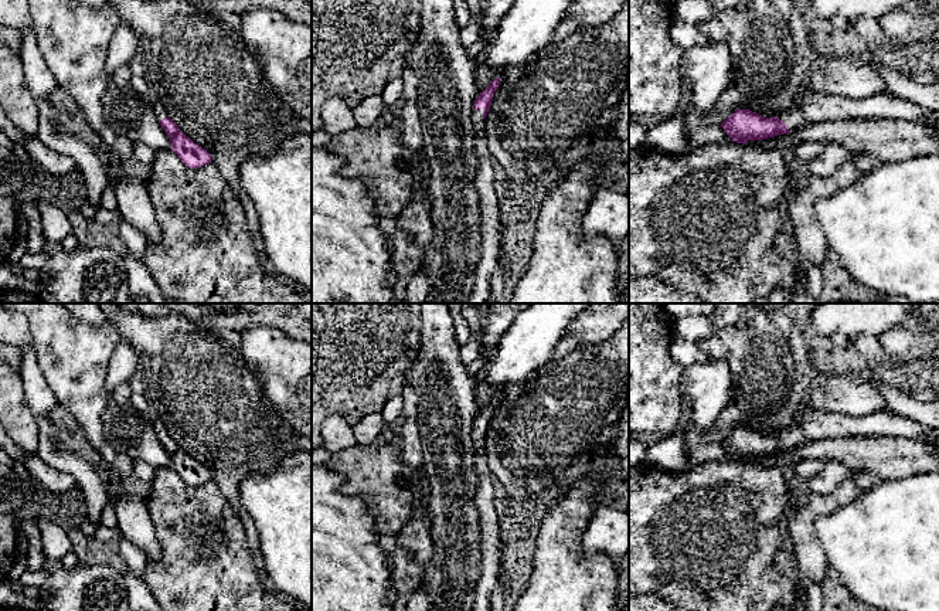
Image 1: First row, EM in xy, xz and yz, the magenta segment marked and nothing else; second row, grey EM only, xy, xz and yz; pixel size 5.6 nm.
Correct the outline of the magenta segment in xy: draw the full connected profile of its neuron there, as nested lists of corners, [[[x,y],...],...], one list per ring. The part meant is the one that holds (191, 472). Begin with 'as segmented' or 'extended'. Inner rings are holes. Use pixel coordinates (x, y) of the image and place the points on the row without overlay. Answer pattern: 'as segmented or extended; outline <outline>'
extended; outline [[[153,420],[152,422],[156,435],[170,456],[170,466],[187,485],[198,486],[211,479],[211,472],[178,447],[178,444],[167,434],[167,430],[160,420]]]

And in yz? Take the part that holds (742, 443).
extended; outline [[[803,411],[800,421],[775,435],[765,435],[749,427],[735,427],[721,445],[732,459],[763,458],[797,448],[810,439],[891,435],[904,438],[939,438],[939,430],[919,421],[878,411],[868,415],[847,415],[836,411]]]

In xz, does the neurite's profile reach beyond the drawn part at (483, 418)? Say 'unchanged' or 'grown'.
grown

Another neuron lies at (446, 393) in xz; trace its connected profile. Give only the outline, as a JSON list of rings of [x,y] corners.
[[[448,303],[419,306],[421,346],[406,384],[418,394],[415,421],[423,449],[423,481],[433,550],[419,588],[432,595],[429,611],[473,611],[483,563],[480,519],[473,503],[476,475],[472,432],[480,405],[476,398],[476,377],[466,371],[460,360],[460,344],[455,339],[455,320]]]

